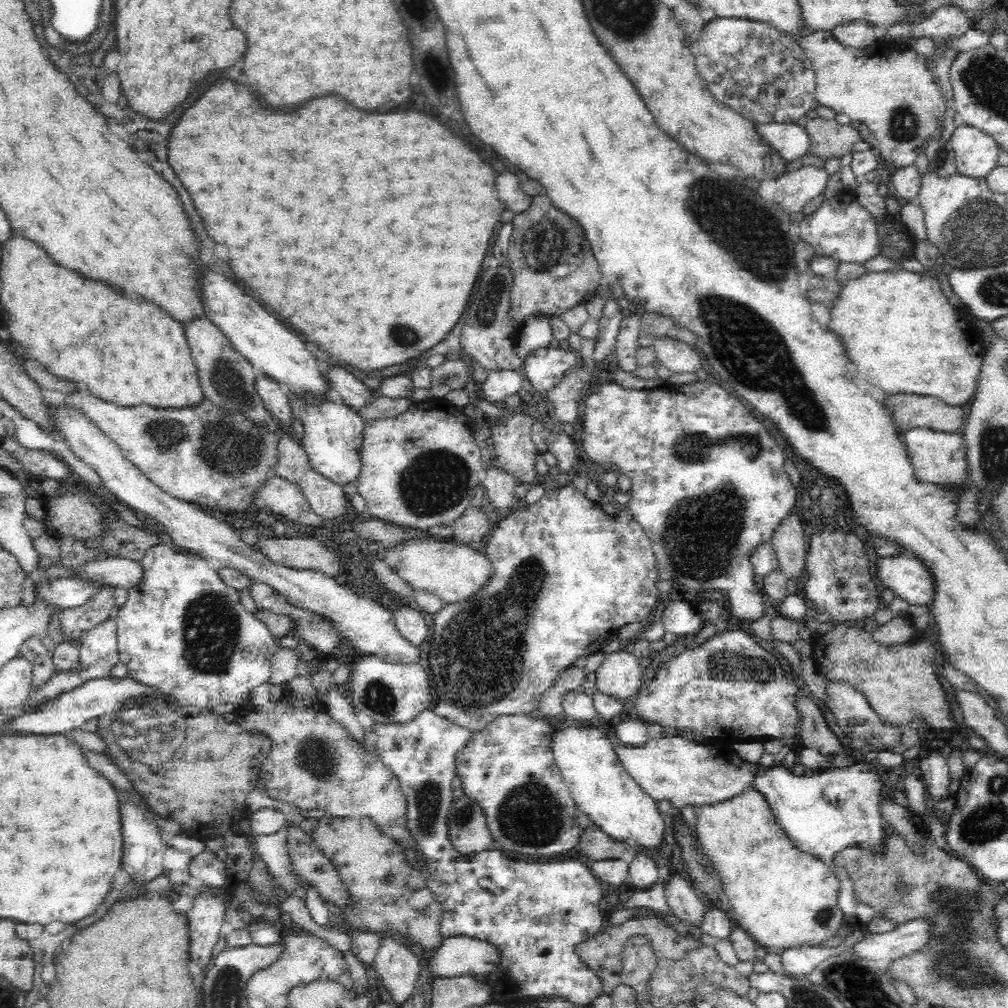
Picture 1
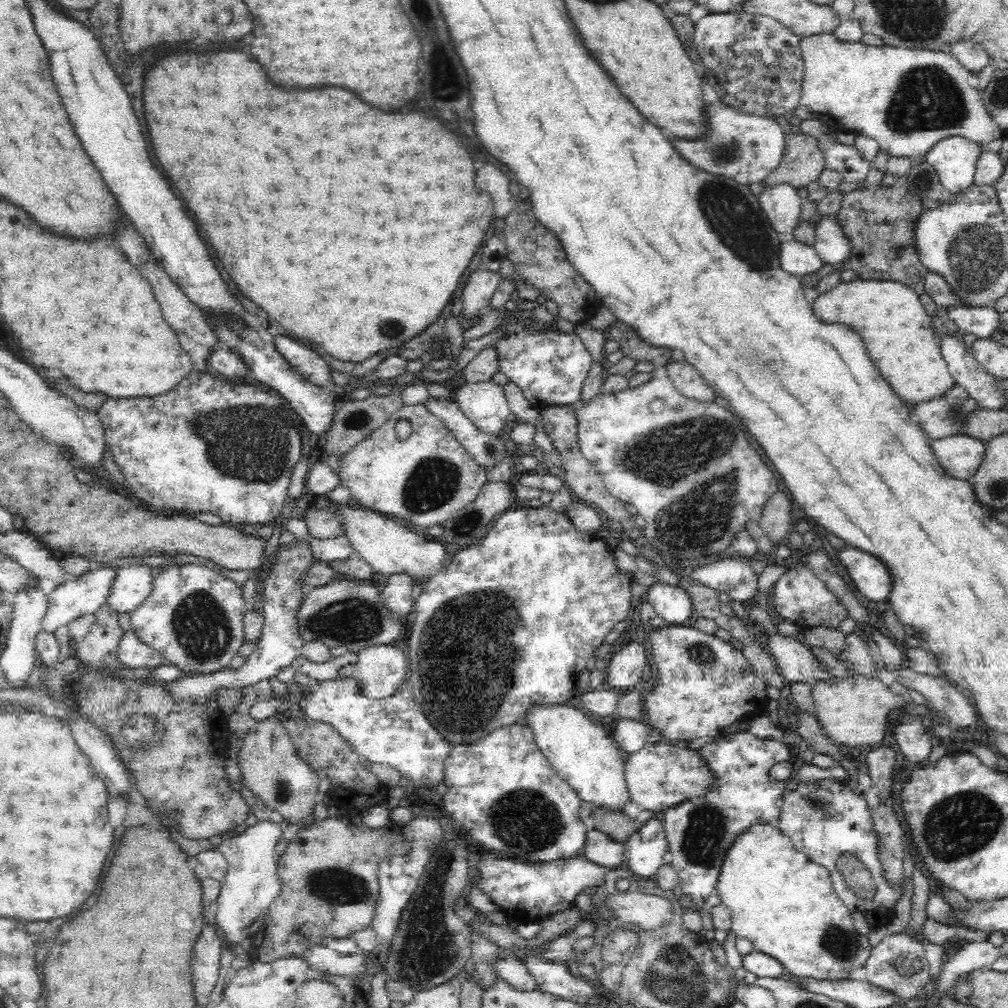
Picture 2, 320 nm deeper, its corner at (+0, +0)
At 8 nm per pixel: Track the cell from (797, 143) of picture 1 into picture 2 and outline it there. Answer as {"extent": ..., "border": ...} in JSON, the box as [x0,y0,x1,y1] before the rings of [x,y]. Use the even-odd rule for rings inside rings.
{"extent":[670,101,786,184],"border":[[[721,101],[708,104],[707,113],[710,132],[704,134],[704,138],[692,142],[675,137],[670,140],[680,150],[680,154],[688,158],[694,166],[700,166],[702,170],[718,176],[735,178],[740,184],[764,182],[779,166],[786,148],[785,131],[782,126],[772,118],[736,112]]]}

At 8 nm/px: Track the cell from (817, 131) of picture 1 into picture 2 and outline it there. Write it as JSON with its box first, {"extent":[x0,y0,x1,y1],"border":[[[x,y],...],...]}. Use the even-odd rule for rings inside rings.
{"extent":[764,133,827,189],"border":[[[785,133],[786,148],[779,166],[764,182],[766,186],[788,183],[797,189],[817,181],[827,169],[826,151],[820,139],[806,134]]]}

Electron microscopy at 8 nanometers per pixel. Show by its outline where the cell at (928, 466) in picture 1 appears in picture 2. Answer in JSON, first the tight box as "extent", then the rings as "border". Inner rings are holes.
{"extent":[929,435,985,482],"border":[[[967,435],[932,439],[929,444],[944,472],[965,482],[978,470],[985,452],[984,443]]]}

